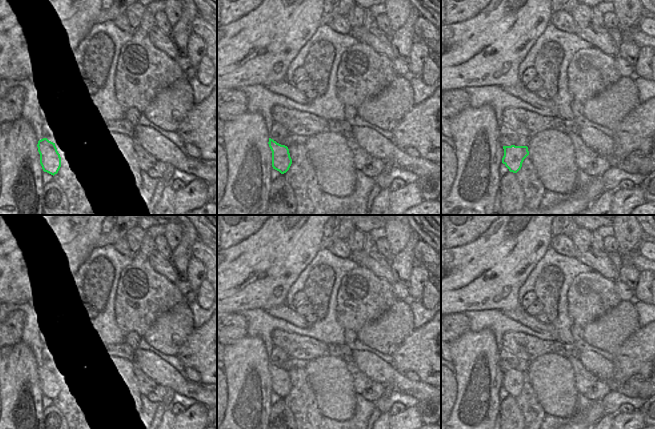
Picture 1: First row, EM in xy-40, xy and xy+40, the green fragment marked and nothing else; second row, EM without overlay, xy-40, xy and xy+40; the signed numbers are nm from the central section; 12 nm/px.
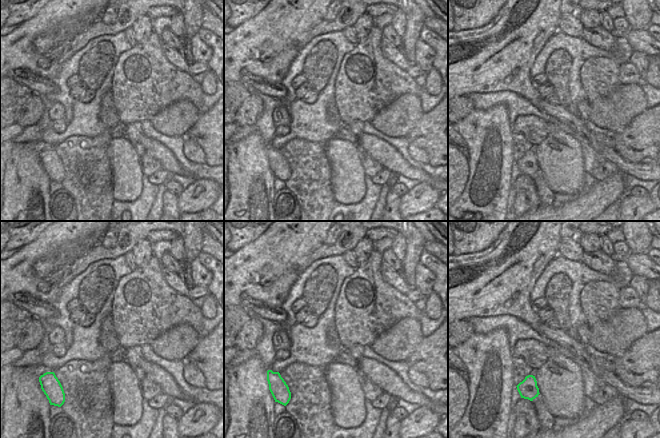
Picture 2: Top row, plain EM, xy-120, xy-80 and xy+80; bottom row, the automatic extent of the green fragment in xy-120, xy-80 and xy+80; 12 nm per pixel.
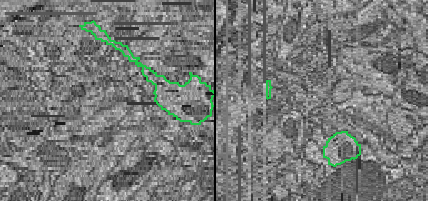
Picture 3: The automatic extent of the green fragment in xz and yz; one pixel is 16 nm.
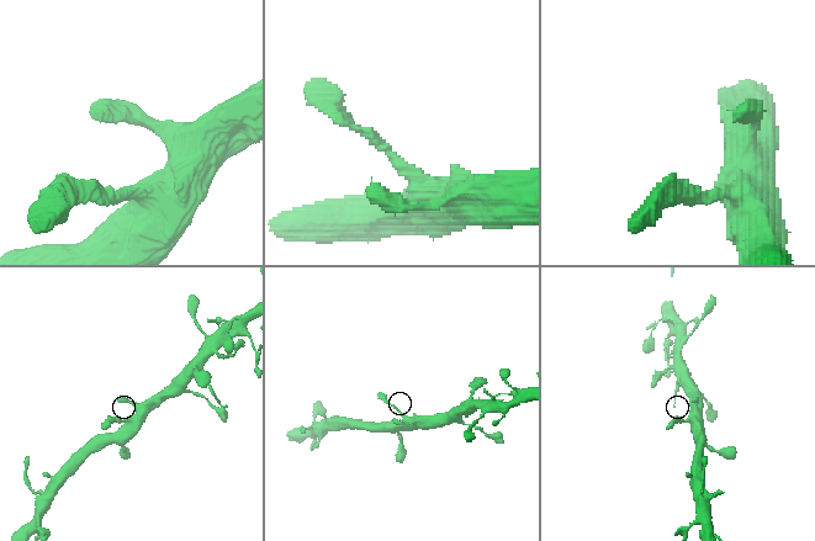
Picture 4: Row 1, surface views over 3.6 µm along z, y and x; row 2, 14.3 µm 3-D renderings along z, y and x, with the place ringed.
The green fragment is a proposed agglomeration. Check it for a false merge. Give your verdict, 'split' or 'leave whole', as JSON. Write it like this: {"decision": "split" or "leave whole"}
{"decision": "leave whole"}

